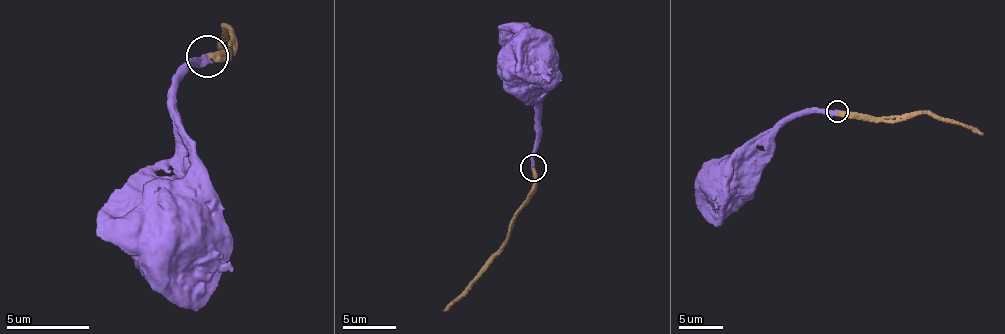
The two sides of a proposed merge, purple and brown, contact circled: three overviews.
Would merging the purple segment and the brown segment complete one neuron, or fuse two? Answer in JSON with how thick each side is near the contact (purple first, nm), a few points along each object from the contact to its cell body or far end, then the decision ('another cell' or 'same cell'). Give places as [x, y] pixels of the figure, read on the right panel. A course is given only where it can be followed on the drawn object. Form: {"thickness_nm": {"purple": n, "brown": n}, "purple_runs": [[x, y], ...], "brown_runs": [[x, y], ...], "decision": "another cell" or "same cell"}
{"thickness_nm": {"purple": 320, "brown": 300}, "purple_runs": [[837, 111], [797, 112], [722, 167], [726, 176]], "brown_runs": [[837, 113], [902, 118], [920, 113], [959, 121], [983, 134]], "decision": "same cell"}

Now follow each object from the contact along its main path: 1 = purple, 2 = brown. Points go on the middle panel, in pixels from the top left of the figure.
1: (534, 168), (538, 117), (549, 80), (541, 57), (536, 64)
2: (533, 168), (534, 194), (515, 217), (509, 240), (470, 290), (443, 311)

